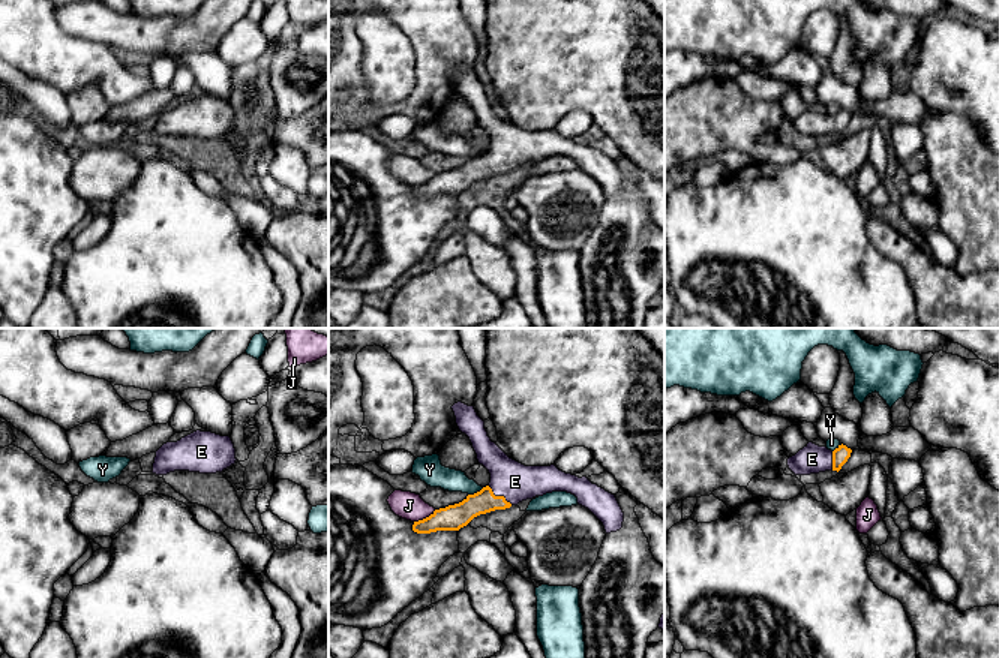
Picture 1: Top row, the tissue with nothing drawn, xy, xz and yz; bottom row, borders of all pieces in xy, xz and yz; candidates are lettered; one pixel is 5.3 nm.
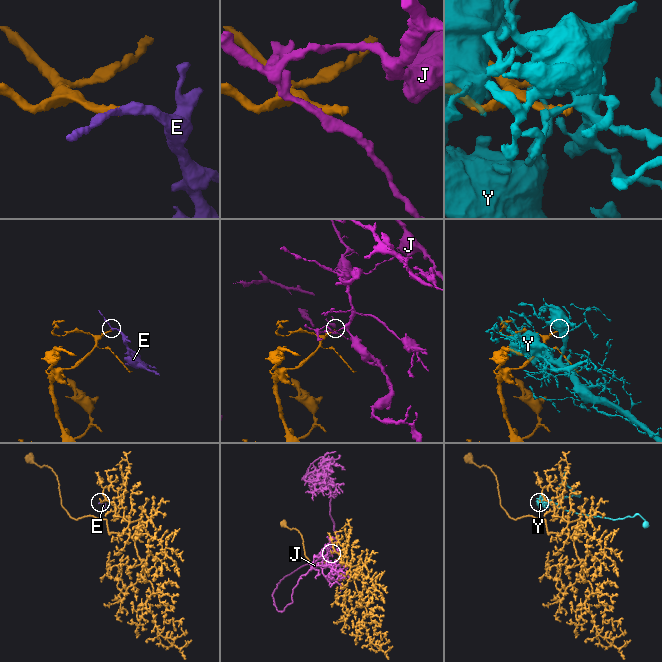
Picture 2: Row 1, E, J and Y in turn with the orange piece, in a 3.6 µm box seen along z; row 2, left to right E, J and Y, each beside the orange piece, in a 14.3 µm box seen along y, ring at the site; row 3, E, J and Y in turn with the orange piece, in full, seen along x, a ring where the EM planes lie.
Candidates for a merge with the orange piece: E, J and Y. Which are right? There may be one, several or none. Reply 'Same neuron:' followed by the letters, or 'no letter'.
Same neuron: E

